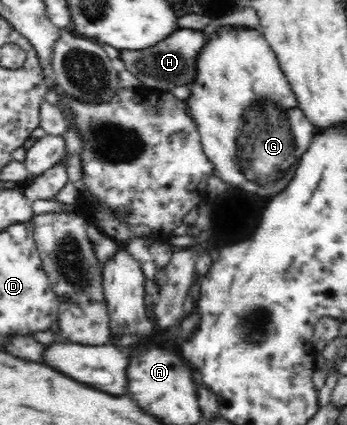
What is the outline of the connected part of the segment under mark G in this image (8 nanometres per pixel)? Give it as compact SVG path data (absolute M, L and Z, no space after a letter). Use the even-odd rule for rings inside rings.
M231 26L229 29L221 29L215 35L211 35L209 41L196 53L196 58L193 60L194 76L192 82L188 85L189 96L186 99L186 107L188 114L195 120L196 127L200 134L200 143L202 149L207 155L207 158L213 163L214 173L223 181L235 188L245 190L248 197L252 194L259 195L259 197L271 197L277 192L283 191L288 185L287 179L293 179L293 171L289 171L291 167L297 167L299 163L299 155L303 155L303 151L307 151L307 147L311 145L312 136L314 135L314 126L309 122L309 118L305 117L303 110L299 108L299 102L295 97L295 92L291 90L289 81L283 73L282 68L278 62L278 56L271 49L270 44L261 35L257 29L249 29L247 26L235 27Z

